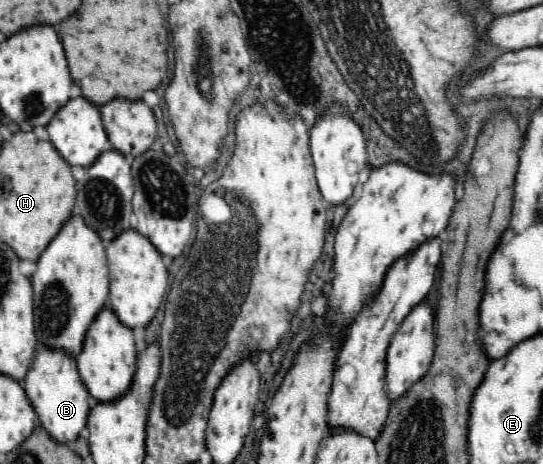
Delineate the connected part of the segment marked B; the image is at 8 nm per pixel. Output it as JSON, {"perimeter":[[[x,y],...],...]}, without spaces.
{"perimeter":[[[42,344],[38,345],[35,360],[27,372],[24,391],[36,411],[36,416],[41,422],[40,426],[48,431],[48,435],[56,442],[66,444],[75,442],[80,437],[80,430],[87,424],[87,418],[93,403],[89,391],[81,381],[76,359],[72,355],[66,360],[66,352],[60,349],[52,350]]]}

